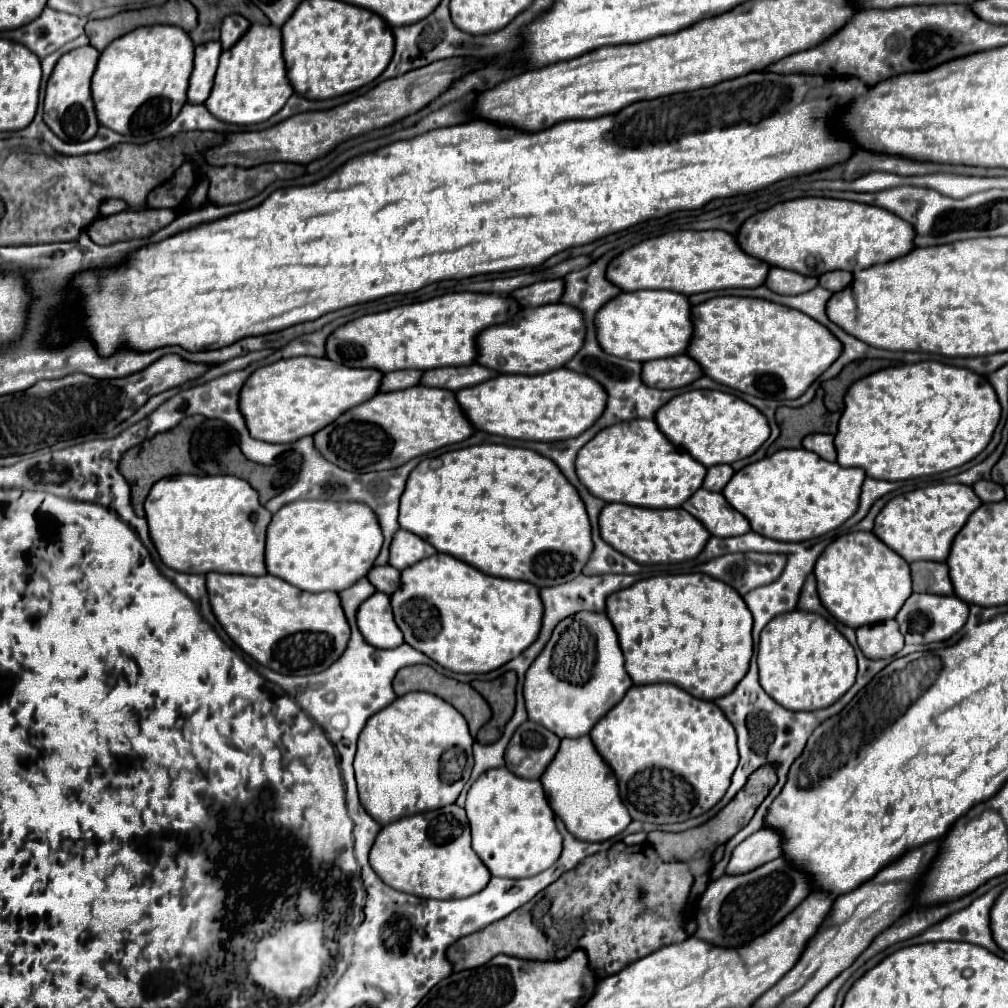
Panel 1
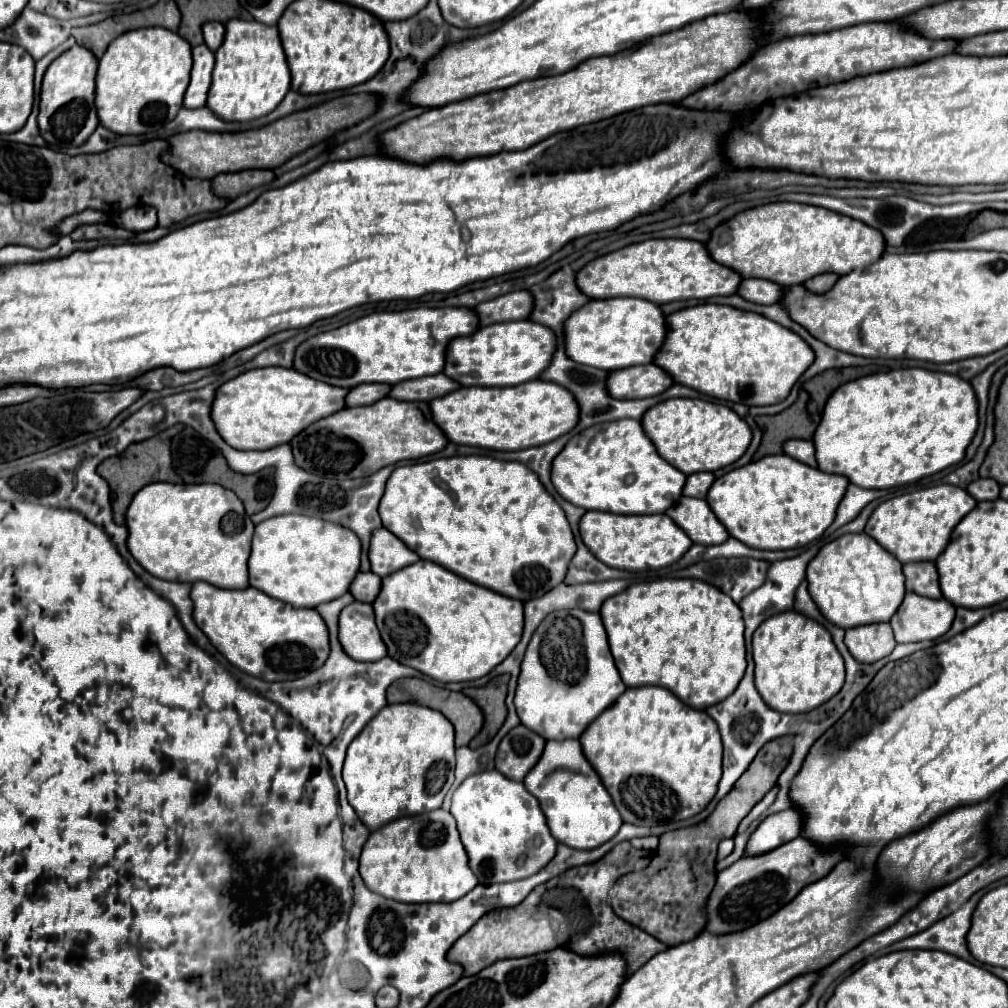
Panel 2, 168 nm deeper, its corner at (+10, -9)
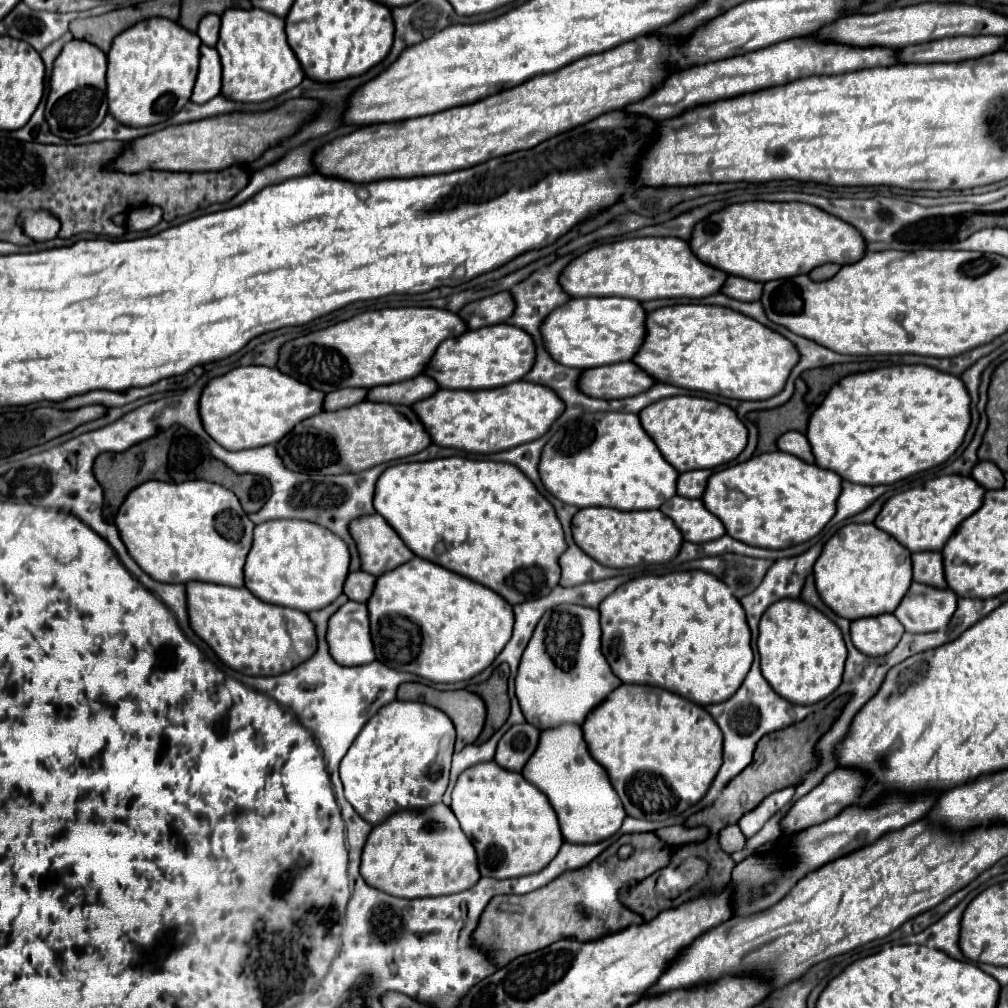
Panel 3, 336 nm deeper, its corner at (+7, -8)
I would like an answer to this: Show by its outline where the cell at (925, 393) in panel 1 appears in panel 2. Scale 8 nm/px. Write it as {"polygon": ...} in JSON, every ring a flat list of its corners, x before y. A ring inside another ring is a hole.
{"polygon":[[899,368,851,380,829,396,813,434,815,458,819,470,841,474,861,488,895,488,961,462,977,426,977,398,967,380,925,368]]}

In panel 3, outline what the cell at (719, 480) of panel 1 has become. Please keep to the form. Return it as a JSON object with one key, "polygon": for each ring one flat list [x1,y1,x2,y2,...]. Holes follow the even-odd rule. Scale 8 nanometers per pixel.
{"polygon":[[710,469,680,473,680,477,678,477,678,493,684,495,684,497,690,497,690,499,702,499,710,475,712,475]]}

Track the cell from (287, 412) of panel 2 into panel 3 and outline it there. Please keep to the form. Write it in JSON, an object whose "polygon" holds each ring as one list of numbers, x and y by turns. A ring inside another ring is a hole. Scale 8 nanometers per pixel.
{"polygon":[[236,367,212,379,200,397,200,417,208,435,228,451,278,443,296,423,324,411,324,393,284,375,276,367]]}

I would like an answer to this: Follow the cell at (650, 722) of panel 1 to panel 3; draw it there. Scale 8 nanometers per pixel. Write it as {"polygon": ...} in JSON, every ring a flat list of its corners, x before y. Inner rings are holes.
{"polygon":[[620,685,582,725,590,755,606,769,624,811,646,821,664,821,696,805,722,767,722,731,708,711,672,691,650,685]]}

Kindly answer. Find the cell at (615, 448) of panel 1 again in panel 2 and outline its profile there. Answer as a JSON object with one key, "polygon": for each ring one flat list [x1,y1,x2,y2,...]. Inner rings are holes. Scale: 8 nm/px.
{"polygon":[[633,418,601,422,585,428,563,446,551,464,551,482,561,498,575,506,583,506,585,510,603,510,613,514,661,514,665,508,669,508,669,504,675,504,681,498,685,480,687,476,683,472,677,472,677,468,657,454,639,420]]}

